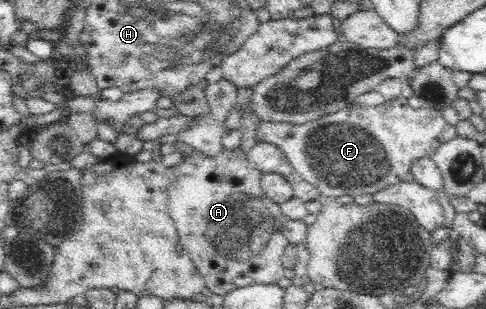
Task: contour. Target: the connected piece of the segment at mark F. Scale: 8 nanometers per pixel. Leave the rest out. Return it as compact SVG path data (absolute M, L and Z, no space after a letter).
M403 96L386 100L379 107L344 105L340 110L303 125L259 122L254 139L272 143L283 150L293 169L321 196L369 195L401 181L413 161L431 158L443 143L456 138L455 126L449 125L441 110L414 109Z

